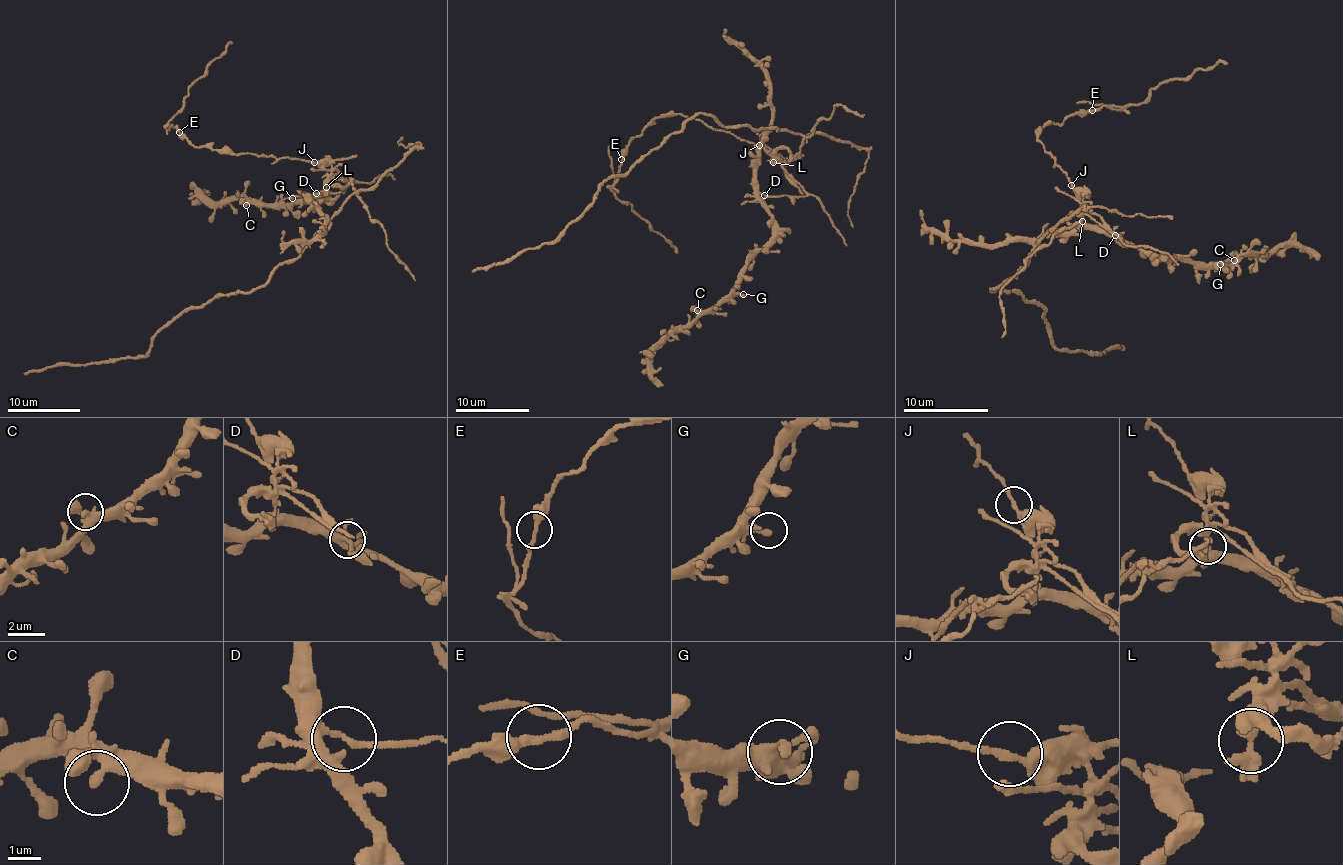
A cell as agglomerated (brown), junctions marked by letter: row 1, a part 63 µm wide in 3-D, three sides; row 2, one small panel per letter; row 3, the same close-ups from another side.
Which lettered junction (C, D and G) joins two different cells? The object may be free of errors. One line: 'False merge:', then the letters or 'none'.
False merge: D

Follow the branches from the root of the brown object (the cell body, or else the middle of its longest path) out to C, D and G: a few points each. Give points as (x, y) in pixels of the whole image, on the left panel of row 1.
C: (343, 205), (327, 220), (308, 199), (307, 193), (323, 197), (290, 205), (253, 202), (246, 205)
D: (343, 205), (327, 220), (314, 208), (309, 192), (316, 194)
G: (343, 205), (327, 220), (307, 193), (323, 196), (290, 205), (283, 202), (292, 198)

